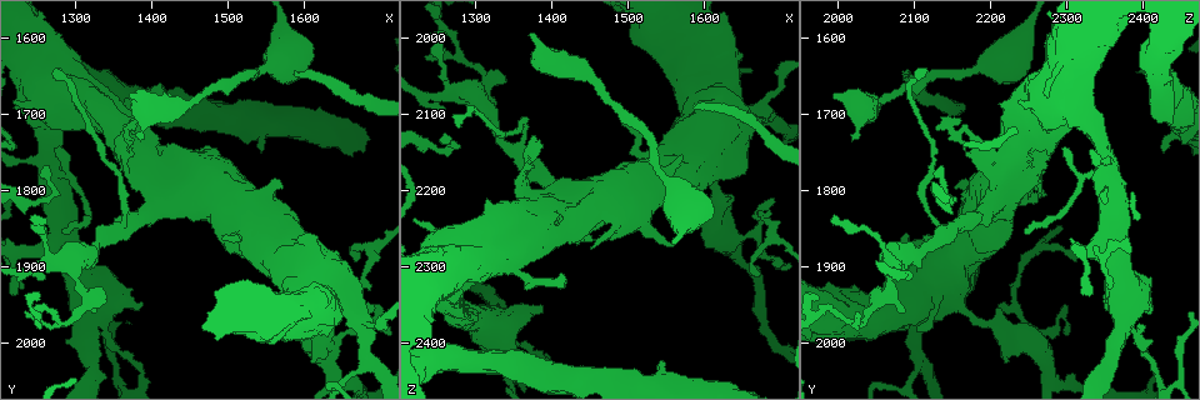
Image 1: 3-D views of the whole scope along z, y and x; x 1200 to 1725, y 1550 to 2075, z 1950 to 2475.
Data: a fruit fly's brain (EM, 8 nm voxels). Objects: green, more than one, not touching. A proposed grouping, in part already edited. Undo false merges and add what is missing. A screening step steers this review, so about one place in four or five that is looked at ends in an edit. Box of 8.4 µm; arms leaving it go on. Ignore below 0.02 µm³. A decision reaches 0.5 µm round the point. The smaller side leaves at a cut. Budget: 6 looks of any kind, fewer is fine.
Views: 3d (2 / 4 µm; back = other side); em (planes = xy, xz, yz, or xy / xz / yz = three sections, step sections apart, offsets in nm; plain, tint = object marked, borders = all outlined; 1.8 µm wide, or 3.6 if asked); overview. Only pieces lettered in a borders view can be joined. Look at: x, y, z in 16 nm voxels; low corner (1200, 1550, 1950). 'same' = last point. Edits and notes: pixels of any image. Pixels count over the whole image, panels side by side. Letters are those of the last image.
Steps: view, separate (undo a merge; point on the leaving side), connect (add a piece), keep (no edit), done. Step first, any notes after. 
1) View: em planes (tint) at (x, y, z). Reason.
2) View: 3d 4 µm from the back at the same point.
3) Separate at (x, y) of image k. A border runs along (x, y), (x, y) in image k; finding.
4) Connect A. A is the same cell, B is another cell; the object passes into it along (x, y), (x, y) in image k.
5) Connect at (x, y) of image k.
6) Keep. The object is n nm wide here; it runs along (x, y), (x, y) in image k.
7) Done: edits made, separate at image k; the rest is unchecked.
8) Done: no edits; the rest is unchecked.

View: em planes (plain) at (1460, 1685, 2060). Sudden change in width.

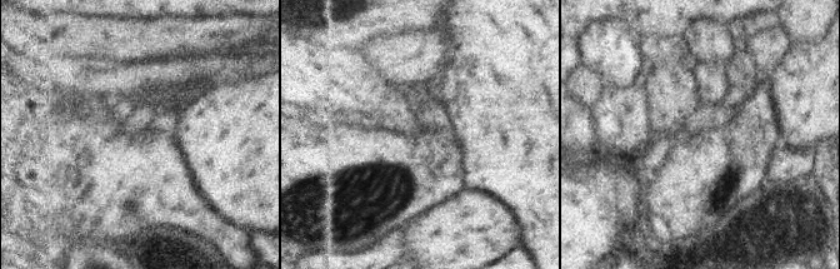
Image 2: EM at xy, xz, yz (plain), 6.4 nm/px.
View: em planes (borders) at the same point. What lies round it.

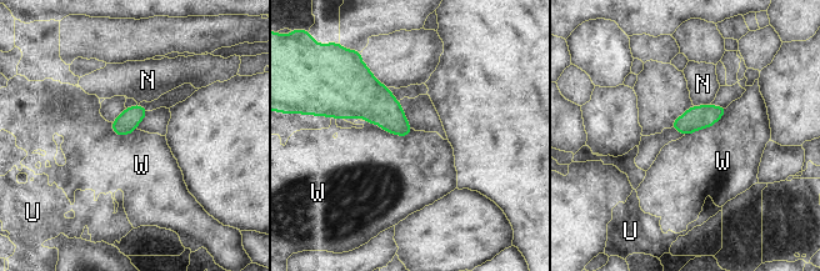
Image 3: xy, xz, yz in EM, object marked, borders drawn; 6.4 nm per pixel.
Keep. N, U and W are other cells; a border runs along (365, 120), (401, 136), (413, 131) in image 3; all the same neuron.

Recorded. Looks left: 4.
View: em planes (borders) at (1585, 1650, 2095). Free end.

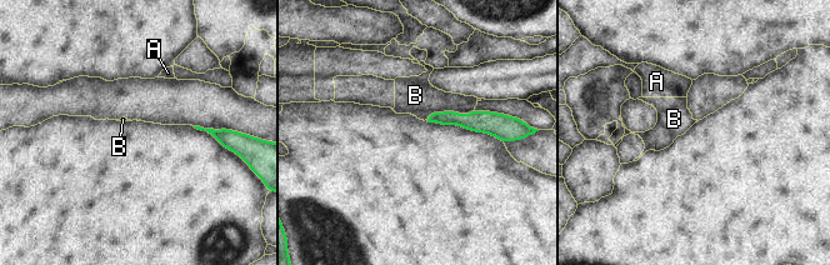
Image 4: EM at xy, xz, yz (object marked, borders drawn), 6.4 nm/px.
Connect B. B is the same cell, A is another cell; the object passes into it along (479, 121), (451, 110), (416, 95) in image 4; the neuron continues.

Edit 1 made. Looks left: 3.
View: em xy step 8 (tint) at (1565, 1640, 2195).

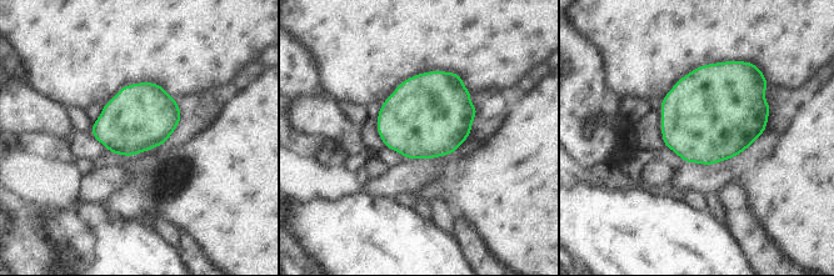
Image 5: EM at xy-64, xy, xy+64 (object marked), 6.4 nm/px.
View: em planes (borders) at the same point. Cut it another way.

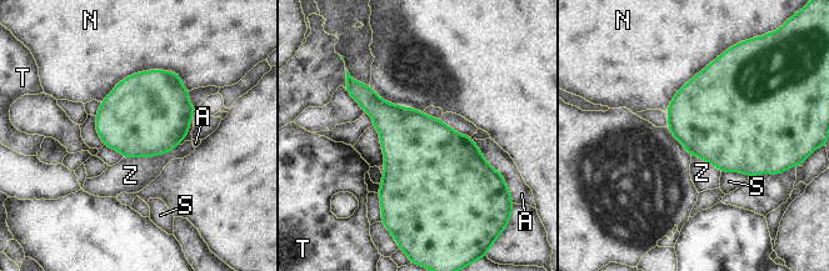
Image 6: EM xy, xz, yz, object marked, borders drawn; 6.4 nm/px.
Keep. A, N, S, T and Z are other cells; a border runs along (179, 145), (153, 156), (124, 157) in image 6; one neuron here.

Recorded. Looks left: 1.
Done: edits made, connect at image 4; the rest is unchecked.

